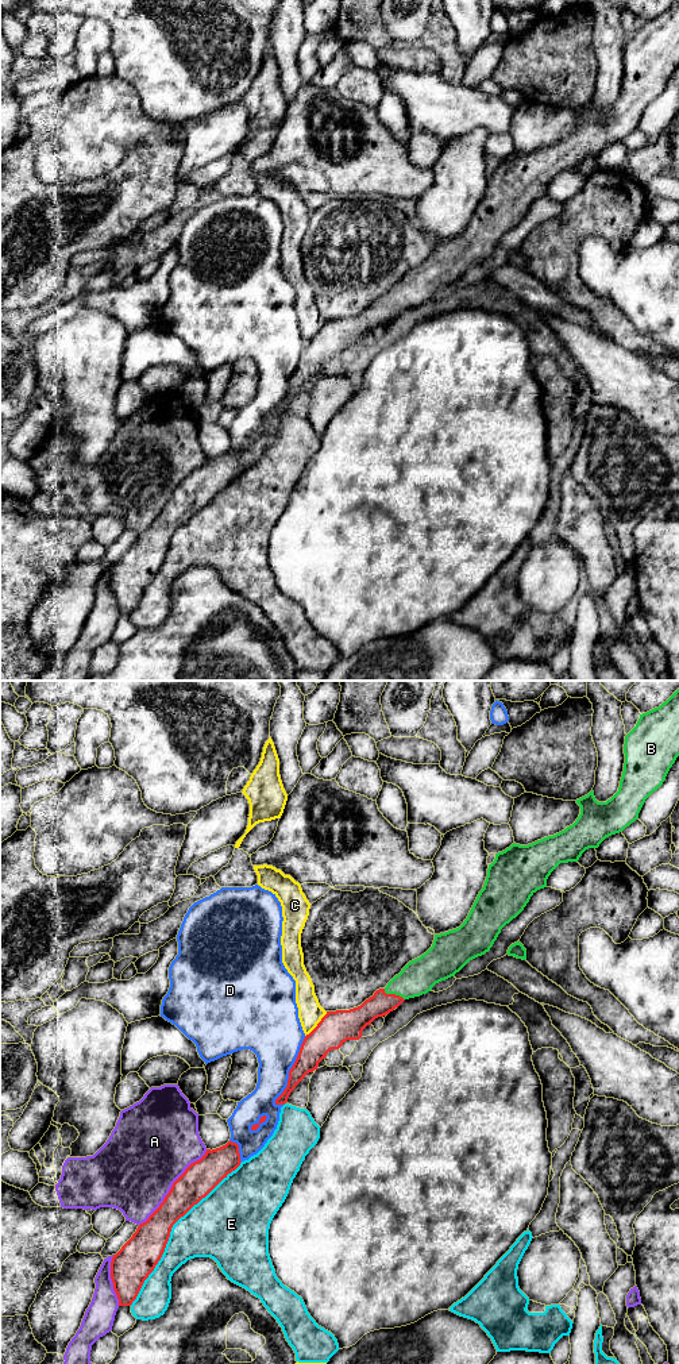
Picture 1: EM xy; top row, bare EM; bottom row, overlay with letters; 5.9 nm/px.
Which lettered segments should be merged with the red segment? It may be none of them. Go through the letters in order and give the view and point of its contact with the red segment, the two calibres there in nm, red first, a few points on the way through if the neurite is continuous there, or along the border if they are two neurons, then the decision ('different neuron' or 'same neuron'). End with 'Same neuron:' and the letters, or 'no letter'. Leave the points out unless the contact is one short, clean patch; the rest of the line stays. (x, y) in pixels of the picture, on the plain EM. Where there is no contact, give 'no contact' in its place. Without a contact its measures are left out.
A: meets red in xy at (172, 496); 200 nm thick on the red side, 480 nm on the other; different neuron
B: meets red in xy at (393, 303); 140 nm thick on the red side, 200 nm on the other; runs through xy (381, 312), (393, 303), (419, 285); same neuron
C: meets red in xy at (317, 332); 200 nm thick on the red side, 140 nm on the other; border along xy (327, 320), (305, 345); different neuron
D: meets red in xy at (289, 380); 160 nm thick on the red side, 340 nm on the other; different neuron
E: meets red in xy at (170, 539); 220 nm thick on the red side, 340 nm on the other; different neuron
Same neuron: B

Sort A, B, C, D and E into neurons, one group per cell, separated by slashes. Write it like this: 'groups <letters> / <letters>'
groups A / B / C / D / E

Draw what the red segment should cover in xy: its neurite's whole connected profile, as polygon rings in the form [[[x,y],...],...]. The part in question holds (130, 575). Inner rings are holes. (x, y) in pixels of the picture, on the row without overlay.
[[[228,450],[192,471],[173,492],[159,516],[113,563],[111,587],[119,614],[131,614],[161,569],[173,533],[240,474],[239,454]]]

